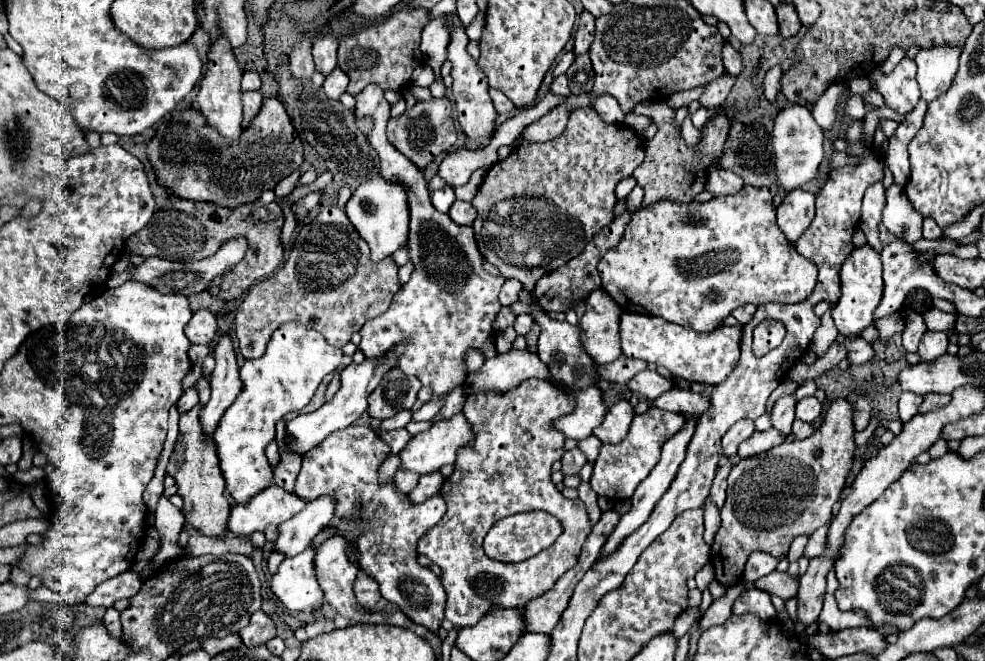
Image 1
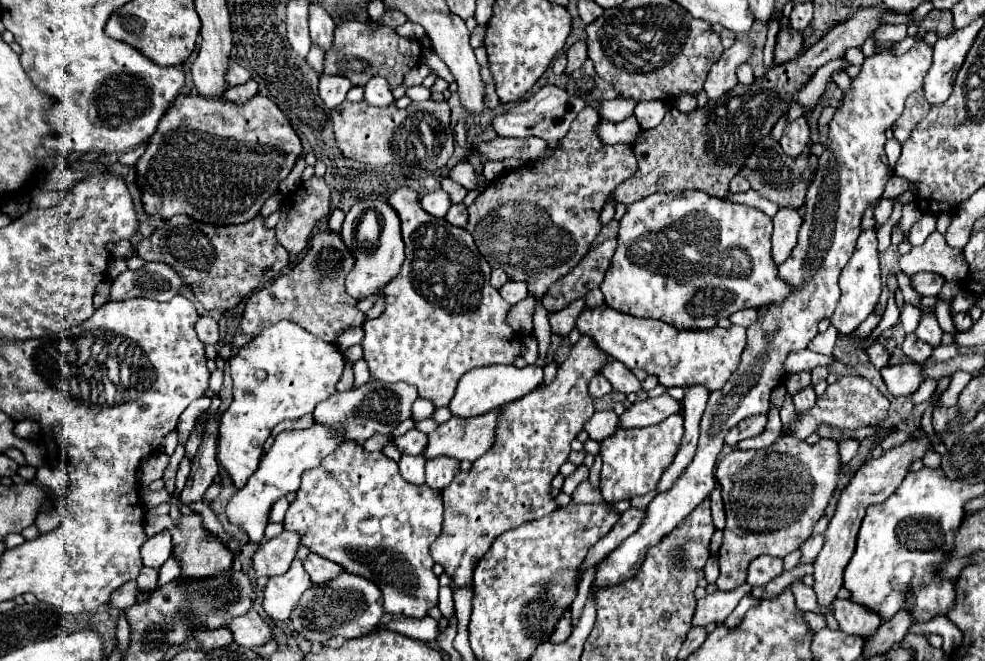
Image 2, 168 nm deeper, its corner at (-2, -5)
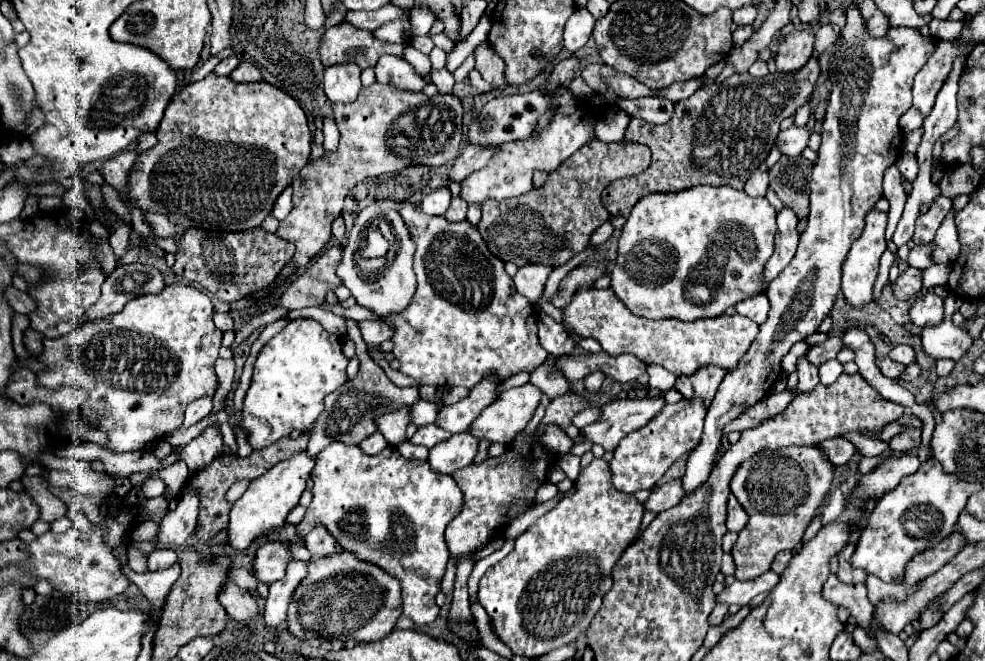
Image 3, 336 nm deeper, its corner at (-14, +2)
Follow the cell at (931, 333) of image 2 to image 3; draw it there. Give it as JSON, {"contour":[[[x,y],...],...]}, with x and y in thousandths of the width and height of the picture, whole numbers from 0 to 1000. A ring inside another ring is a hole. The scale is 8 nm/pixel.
{"contour":[[[942,442],[936,454],[932,454],[924,469],[924,484],[928,493],[952,493],[958,484],[958,454],[948,442]]]}

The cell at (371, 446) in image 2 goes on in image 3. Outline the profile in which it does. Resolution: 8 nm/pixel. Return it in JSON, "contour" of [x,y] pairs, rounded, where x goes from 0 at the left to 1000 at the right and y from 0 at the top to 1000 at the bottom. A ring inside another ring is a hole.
{"contour":[[[380,654],[378,660],[374,660],[374,663],[365,672],[365,678],[368,678],[370,684],[376,684],[376,687],[384,687],[386,681],[390,681],[390,675],[394,675],[394,669],[390,666],[390,660],[388,660],[386,654]]]}

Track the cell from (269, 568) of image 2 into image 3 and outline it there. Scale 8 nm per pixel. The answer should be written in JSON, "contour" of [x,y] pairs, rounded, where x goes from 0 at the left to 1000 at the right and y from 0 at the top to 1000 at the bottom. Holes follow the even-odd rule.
{"contour":[[[270,820],[262,829],[258,847],[258,868],[264,880],[276,884],[290,868],[292,853],[296,850],[296,838],[290,820]]]}

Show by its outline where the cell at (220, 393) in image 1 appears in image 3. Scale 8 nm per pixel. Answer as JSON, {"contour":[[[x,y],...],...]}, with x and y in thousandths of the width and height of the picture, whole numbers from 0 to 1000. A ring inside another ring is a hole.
{"contour":[[[197,741],[187,744],[187,750],[181,759],[181,769],[177,775],[171,775],[162,790],[162,805],[158,811],[160,832],[164,829],[181,832],[181,826],[187,823],[193,808],[197,808],[201,793],[201,775],[203,775],[203,744]]]}

